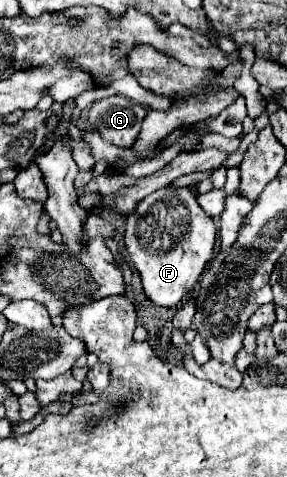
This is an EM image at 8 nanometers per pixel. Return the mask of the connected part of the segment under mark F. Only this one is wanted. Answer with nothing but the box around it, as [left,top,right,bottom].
[126,185,216,307]

